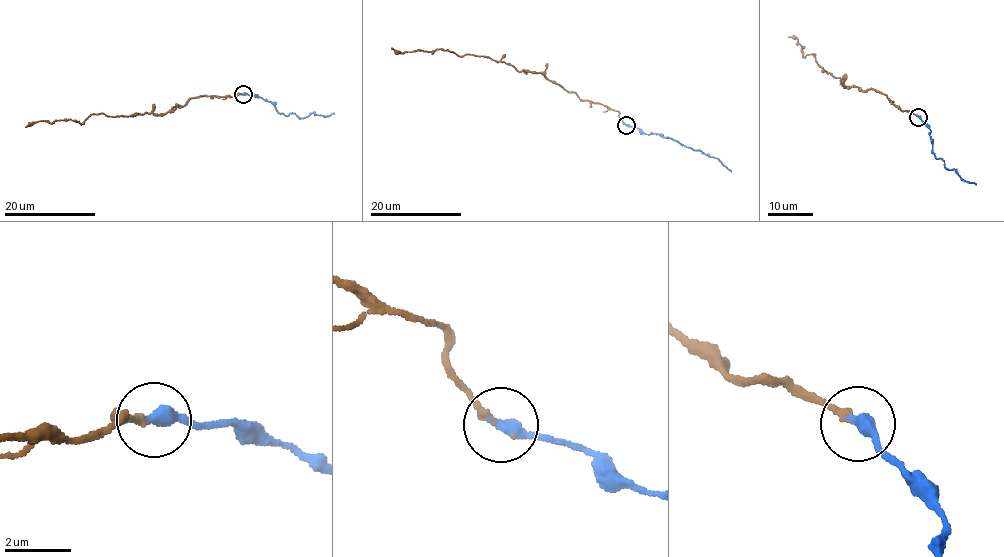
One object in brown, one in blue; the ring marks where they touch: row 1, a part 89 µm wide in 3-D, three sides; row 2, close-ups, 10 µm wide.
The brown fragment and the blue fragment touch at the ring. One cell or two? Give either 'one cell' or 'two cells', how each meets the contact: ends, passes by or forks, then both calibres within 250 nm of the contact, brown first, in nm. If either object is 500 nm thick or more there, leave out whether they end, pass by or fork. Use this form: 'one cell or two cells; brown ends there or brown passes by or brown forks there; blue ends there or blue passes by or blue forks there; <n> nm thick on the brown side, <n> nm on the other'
one cell; brown ends there; blue ends there; 200 nm thick on the brown side, 440 nm on the other

